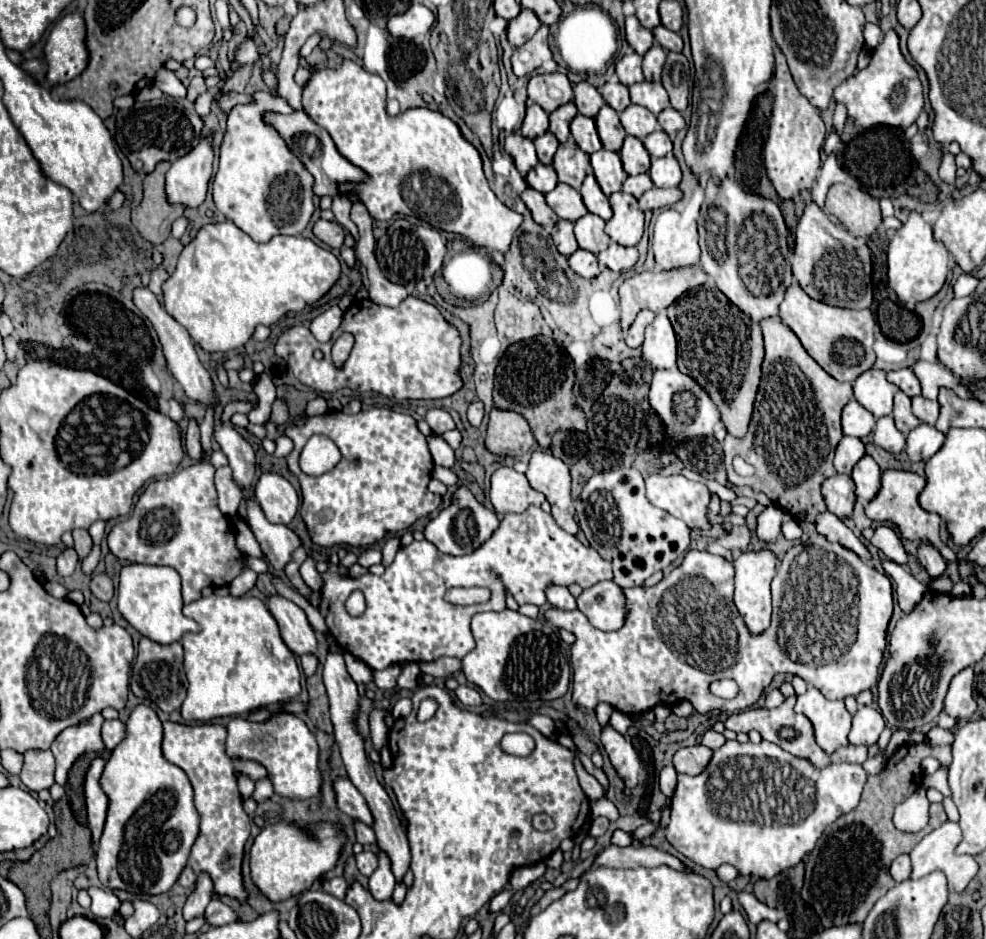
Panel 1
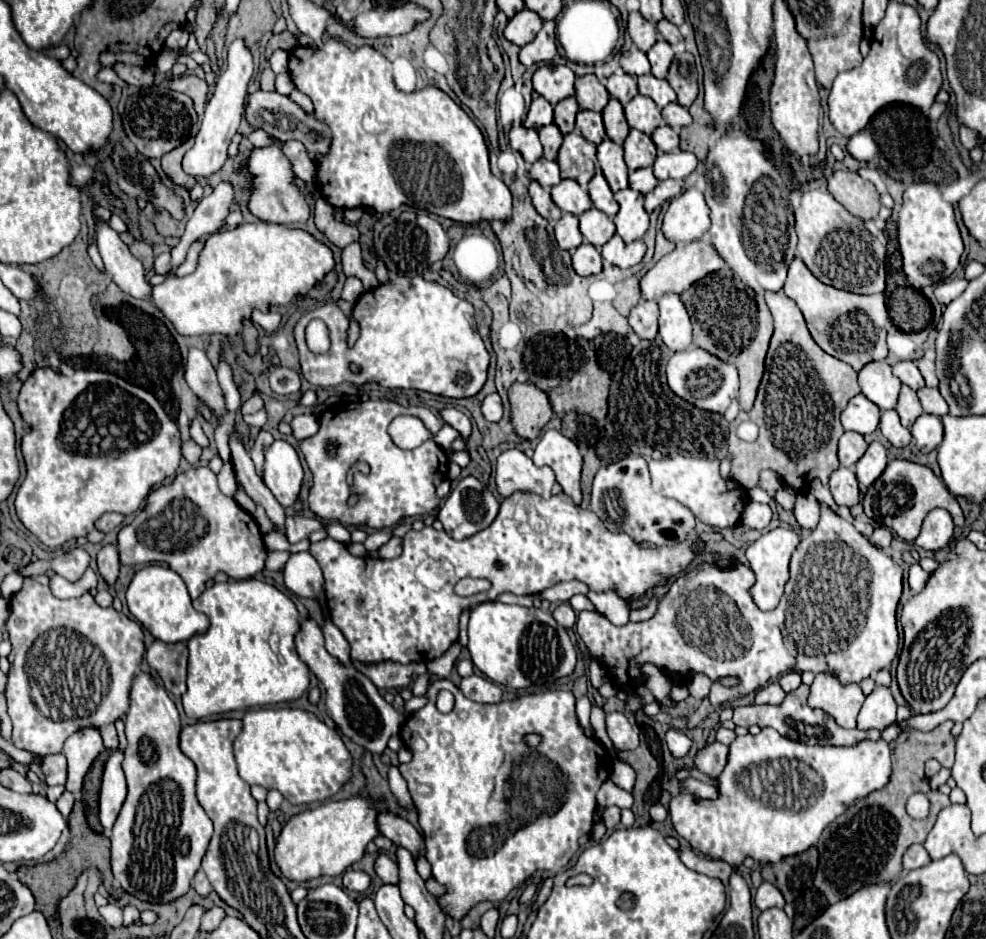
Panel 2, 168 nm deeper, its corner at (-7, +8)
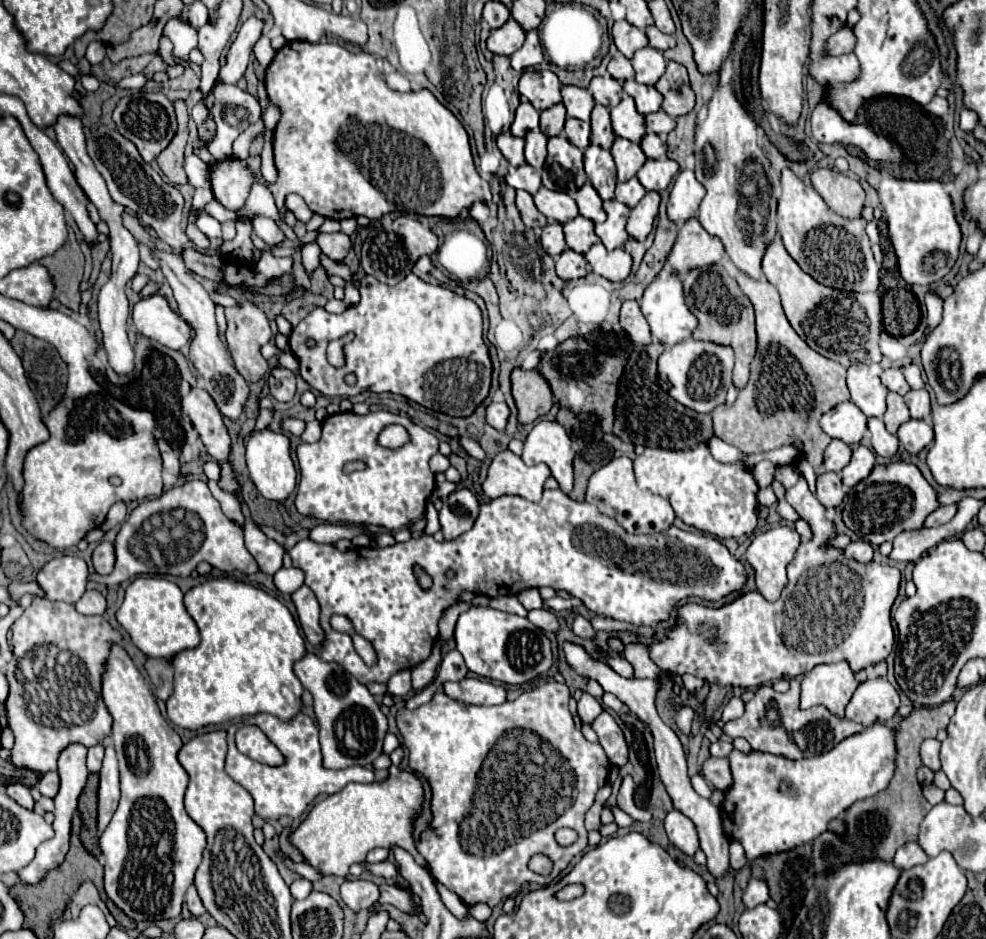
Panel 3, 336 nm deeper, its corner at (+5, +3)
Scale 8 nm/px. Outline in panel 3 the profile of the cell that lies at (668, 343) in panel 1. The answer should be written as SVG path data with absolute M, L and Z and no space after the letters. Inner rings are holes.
M668 271L666 277L654 277L654 281L644 289L642 301L640 301L642 313L652 329L654 339L658 339L662 345L676 345L680 341L686 341L692 337L692 331L696 329L698 321L696 315L690 311L690 307L684 301L684 285L680 275L674 271Z

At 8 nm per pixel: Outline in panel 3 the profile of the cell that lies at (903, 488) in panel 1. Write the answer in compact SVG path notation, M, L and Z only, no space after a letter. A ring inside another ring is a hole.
M896 461L888 465L876 465L872 473L862 483L858 483L858 487L852 487L850 497L844 501L842 517L846 527L860 539L868 541L870 545L882 545L904 531L924 527L928 513L936 509L936 491L922 477L920 469L914 463Z

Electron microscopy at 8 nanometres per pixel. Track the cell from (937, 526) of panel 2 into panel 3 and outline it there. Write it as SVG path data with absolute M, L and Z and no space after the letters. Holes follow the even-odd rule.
M952 503L952 505L946 505L946 507L938 507L938 509L926 519L926 527L936 527L936 525L942 525L942 523L950 521L950 519L956 515L956 509L958 509L958 503Z

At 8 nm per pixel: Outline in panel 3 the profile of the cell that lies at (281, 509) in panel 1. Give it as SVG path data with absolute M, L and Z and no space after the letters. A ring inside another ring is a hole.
M262 429L252 433L246 443L246 463L252 483L258 493L270 501L284 501L296 487L296 469L290 455L290 439L284 433L274 433L272 429Z

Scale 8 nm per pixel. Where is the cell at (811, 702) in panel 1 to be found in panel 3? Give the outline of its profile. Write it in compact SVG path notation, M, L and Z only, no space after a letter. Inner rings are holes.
M846 661L816 665L802 681L800 707L808 709L814 705L824 705L834 715L844 717L844 709L856 691L856 685L858 681Z

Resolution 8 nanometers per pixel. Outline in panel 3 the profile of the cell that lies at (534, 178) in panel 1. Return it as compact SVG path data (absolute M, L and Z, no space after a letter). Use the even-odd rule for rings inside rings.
M520 165L512 173L508 173L506 175L506 183L510 187L514 187L514 189L524 189L530 195L534 195L542 185L540 183L540 173L530 165Z

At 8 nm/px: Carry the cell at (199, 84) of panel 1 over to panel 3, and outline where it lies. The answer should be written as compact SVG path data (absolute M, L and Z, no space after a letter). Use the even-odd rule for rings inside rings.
M176 101L176 119L178 119L178 131L176 137L170 141L170 145L164 149L164 153L160 153L160 157L156 157L160 169L164 171L164 175L170 179L170 183L174 185L182 185L188 183L188 177L182 169L182 159L184 159L184 145L188 141L188 111L184 101Z

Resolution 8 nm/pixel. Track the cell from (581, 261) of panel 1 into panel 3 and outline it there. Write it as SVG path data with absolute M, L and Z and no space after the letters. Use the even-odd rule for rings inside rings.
M566 249L558 259L556 259L556 273L570 281L570 279L580 279L586 275L586 259L584 255L572 251L572 249Z

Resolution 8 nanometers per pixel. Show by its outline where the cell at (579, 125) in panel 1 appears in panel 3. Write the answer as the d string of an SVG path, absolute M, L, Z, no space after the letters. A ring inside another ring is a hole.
M566 119L566 127L564 133L568 137L568 141L572 145L576 145L578 149L586 149L588 147L588 139L590 139L590 123L584 123L580 119Z

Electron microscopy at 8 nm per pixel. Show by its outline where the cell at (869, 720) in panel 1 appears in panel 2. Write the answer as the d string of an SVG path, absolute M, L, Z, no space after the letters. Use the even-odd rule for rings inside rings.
M876 686L858 714L860 730L884 730L888 724L896 720L896 702L886 686Z

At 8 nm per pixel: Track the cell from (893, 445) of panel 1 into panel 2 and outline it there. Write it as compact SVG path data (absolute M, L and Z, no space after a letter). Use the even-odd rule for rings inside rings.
M886 410L886 412L882 412L880 430L882 430L882 434L888 438L888 442L890 442L892 446L896 446L896 448L904 448L904 446L912 440L910 430L900 424L900 418L898 418L898 412L896 412L896 410Z

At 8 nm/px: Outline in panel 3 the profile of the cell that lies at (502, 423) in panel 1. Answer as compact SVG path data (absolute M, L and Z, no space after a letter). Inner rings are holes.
M538 369L512 371L512 395L518 405L518 421L534 423L552 409L552 391Z

